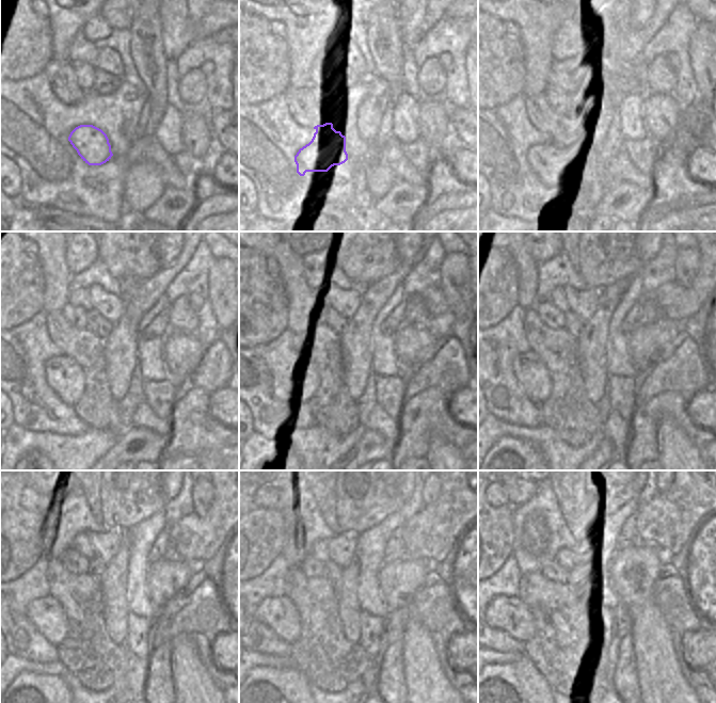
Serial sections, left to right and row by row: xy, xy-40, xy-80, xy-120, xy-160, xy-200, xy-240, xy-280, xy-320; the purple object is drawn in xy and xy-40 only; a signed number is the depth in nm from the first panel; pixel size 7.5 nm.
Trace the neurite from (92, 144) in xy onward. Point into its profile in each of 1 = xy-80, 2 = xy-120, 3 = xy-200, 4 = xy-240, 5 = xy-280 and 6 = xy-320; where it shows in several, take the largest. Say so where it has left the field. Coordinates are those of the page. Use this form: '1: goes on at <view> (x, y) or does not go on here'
1: goes on at xy-80 (544, 159)
2: goes on at xy-120 (66, 379)
3: goes on at xy-200 (529, 370)
4: goes on at xy-240 (46, 613)
5: goes on at xy-280 (281, 614)
6: goes on at xy-320 (509, 613)

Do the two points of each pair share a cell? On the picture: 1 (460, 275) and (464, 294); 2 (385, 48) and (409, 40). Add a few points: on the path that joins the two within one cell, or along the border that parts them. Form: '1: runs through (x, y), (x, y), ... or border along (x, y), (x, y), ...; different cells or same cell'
1: runs through (461, 280), (461, 290); same cell
2: border along (397, 17), (400, 28), (400, 40), (404, 46); different cells

